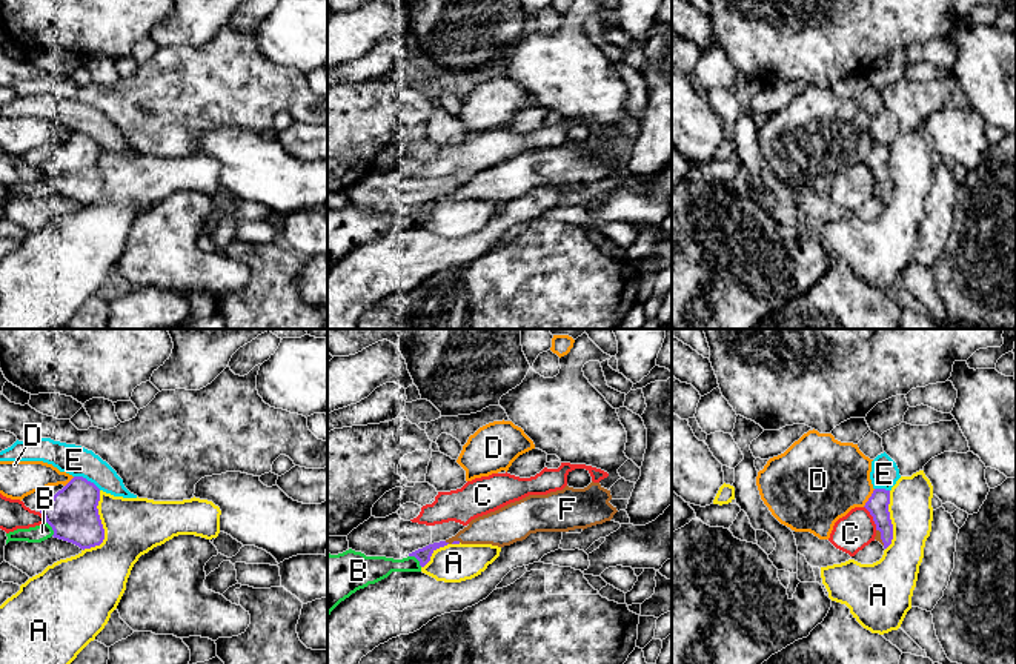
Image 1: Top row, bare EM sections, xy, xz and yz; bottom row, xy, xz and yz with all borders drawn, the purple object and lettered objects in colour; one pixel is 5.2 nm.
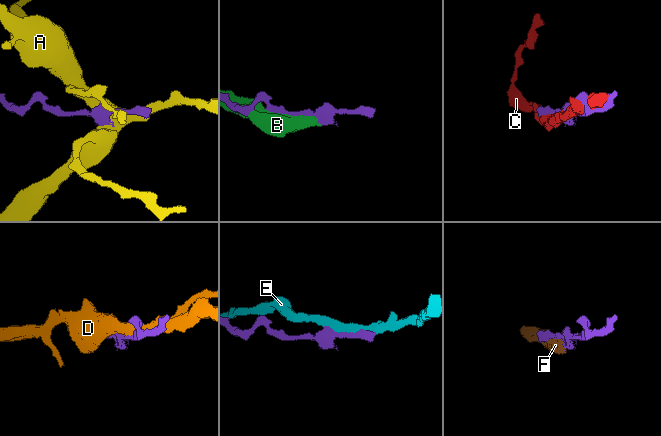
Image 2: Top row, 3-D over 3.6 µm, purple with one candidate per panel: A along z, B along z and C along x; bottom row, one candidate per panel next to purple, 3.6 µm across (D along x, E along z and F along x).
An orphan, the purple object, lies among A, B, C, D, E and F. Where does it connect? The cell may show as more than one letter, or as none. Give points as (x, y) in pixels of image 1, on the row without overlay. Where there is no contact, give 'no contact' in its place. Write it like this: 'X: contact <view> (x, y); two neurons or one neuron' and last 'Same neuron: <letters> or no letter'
A: contact xy (102, 182); two neurons
B: contact xz (417, 214); one neuron
C: contact yz (873, 174); two neurons
D: contact yz (869, 154); two neurons
E: contact xy (86, 136); two neurons
F: contact yz (881, 192); one neuron
Same neuron: B, F

